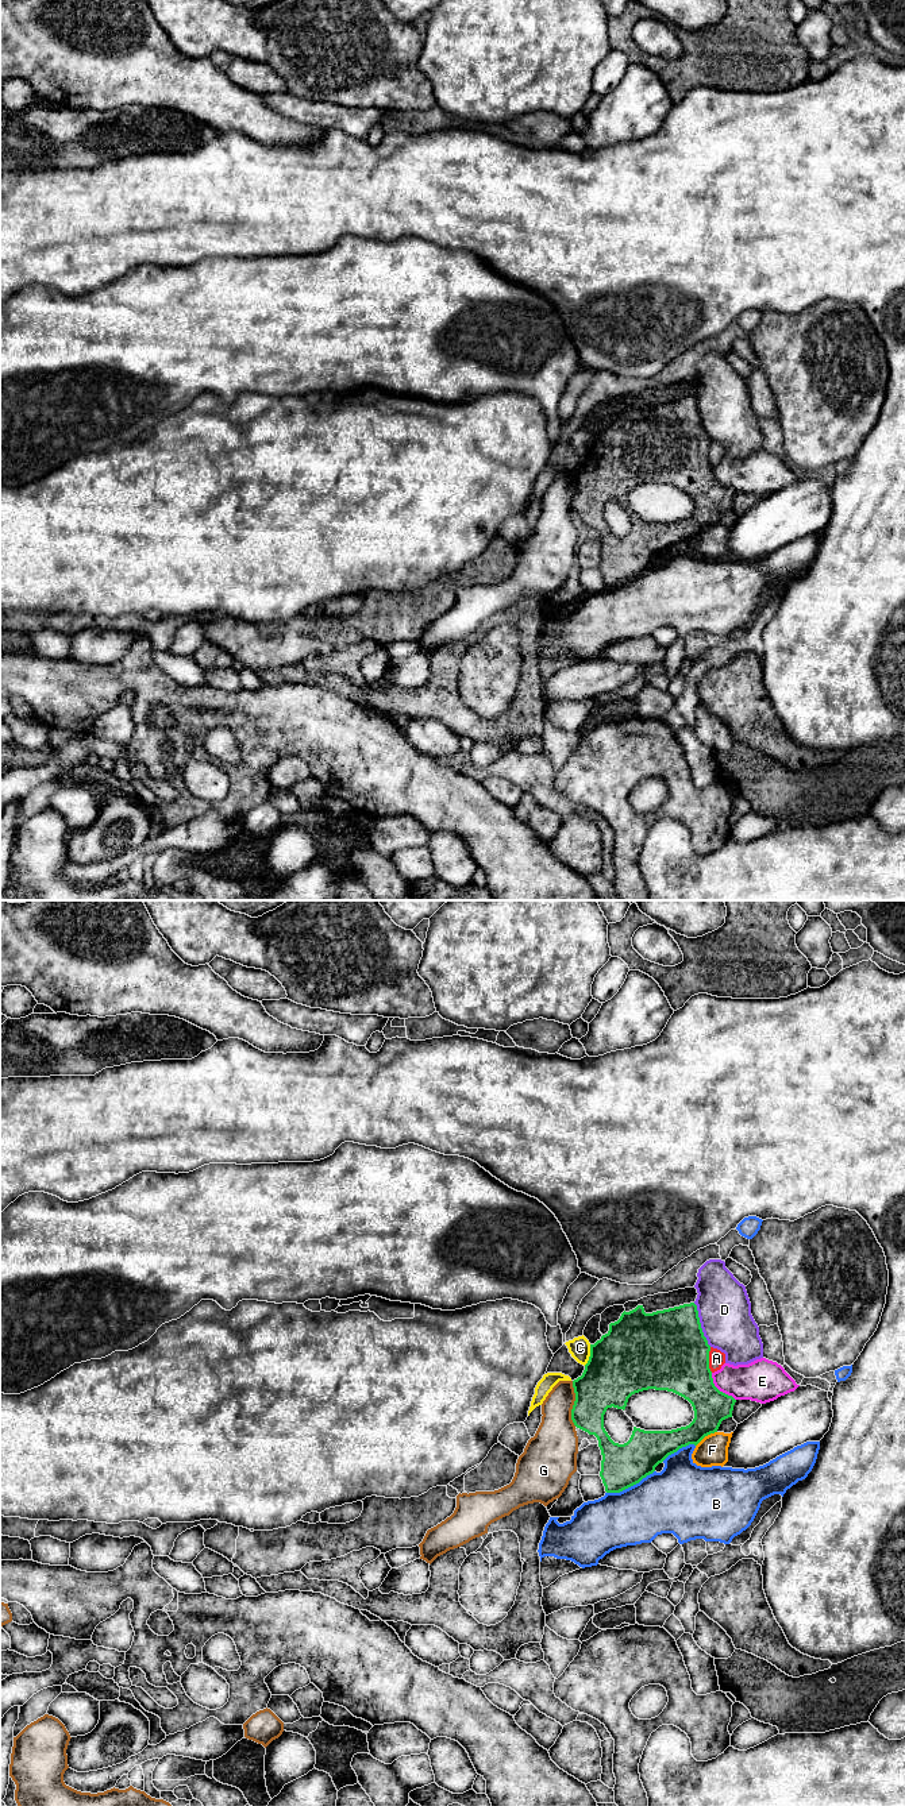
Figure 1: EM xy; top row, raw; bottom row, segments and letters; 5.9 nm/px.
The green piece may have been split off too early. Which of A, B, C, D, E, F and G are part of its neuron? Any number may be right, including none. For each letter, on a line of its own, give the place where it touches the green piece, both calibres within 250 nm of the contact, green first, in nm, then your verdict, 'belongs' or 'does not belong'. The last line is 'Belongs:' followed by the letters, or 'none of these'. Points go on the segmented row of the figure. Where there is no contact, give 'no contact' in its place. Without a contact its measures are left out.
A: xy (708, 1359) | 460/100 nm | does not belong
B: xy (630, 1486) | 260/360 nm | does not belong
C: xy (590, 1355) | 420/130 nm | does not belong
D: xy (700, 1324) | 460/320 nm | does not belong
E: xy (717, 1389) | 320/240 nm | does not belong
F: xy (705, 1435) | 220/180 nm | does not belong
G: xy (574, 1404) | 320/260 nm | does not belong
Belongs: none of these

